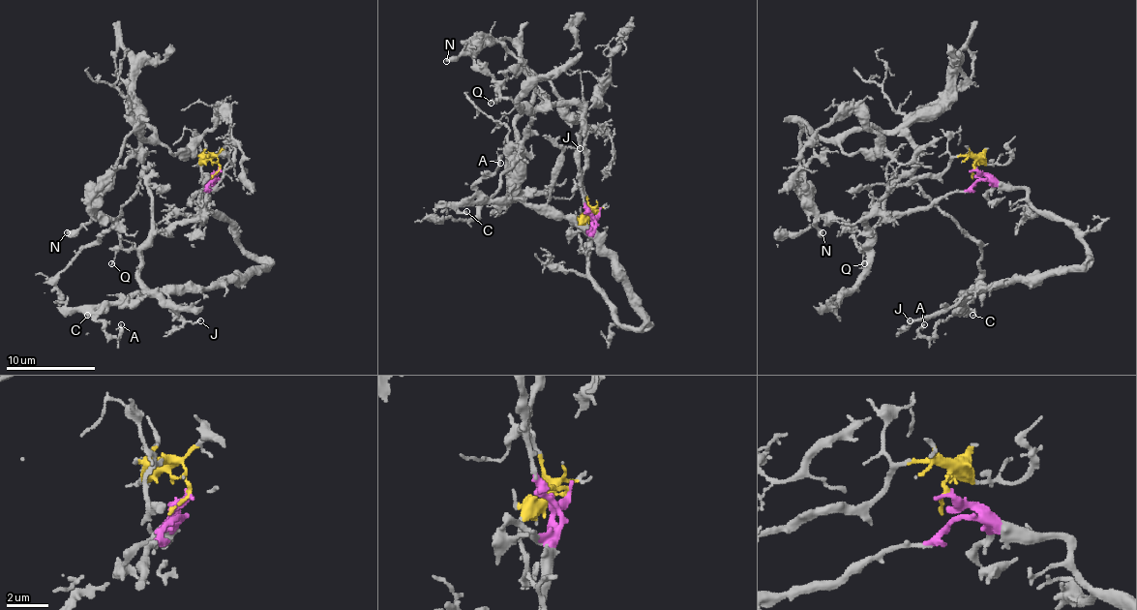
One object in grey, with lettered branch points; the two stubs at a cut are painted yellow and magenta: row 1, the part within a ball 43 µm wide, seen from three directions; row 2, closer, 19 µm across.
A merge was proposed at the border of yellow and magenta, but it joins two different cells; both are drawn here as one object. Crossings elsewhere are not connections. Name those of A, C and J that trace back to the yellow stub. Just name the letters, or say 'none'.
none

